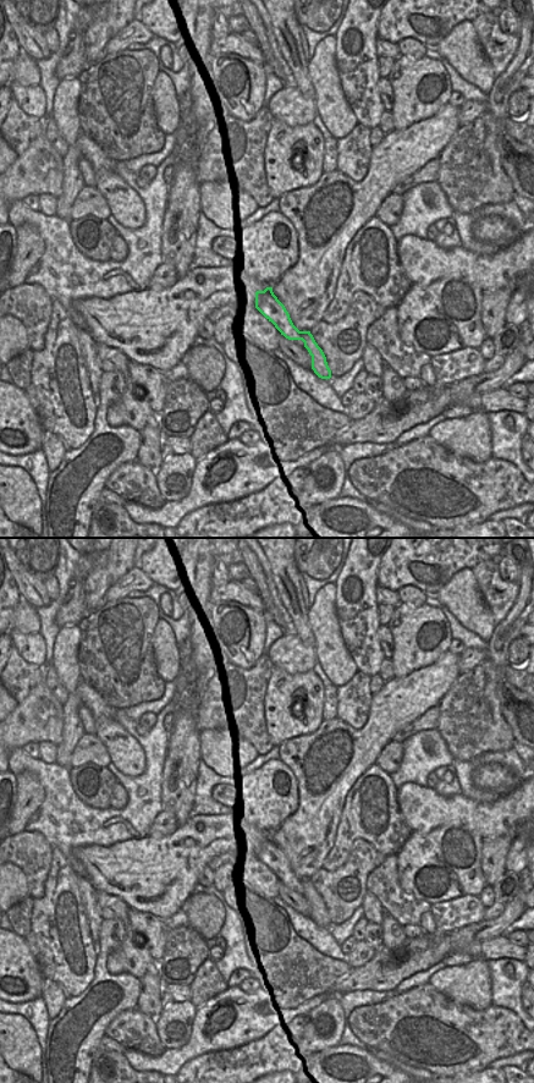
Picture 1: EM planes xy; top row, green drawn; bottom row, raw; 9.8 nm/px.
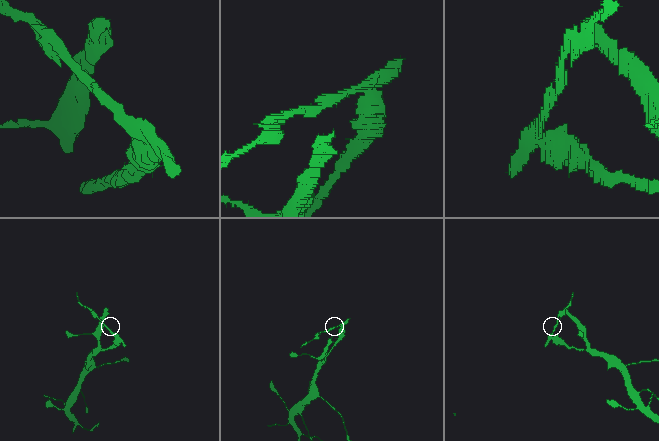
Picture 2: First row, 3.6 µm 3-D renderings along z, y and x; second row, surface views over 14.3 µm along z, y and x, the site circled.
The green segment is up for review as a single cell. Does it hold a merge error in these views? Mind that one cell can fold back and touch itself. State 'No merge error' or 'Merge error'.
Merge error.

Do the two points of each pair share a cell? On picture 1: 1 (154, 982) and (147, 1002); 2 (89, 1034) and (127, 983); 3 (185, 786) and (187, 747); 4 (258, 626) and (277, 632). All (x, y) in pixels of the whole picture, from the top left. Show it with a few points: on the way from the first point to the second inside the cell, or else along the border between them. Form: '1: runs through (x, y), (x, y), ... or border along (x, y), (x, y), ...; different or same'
1: runs through (150, 987), (150, 998); same
2: runs through (100, 1021), (124, 996); same
3: runs through (185, 776), (185, 757); same
4: border along (268, 620), (265, 650); different

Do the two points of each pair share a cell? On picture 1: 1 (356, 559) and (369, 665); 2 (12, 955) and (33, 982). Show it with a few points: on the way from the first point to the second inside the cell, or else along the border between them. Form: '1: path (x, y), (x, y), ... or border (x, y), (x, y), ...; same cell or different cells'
1: path (364, 586), (365, 600), (370, 606), (367, 638); same cell
2: path (16, 961), (27, 976); same cell

